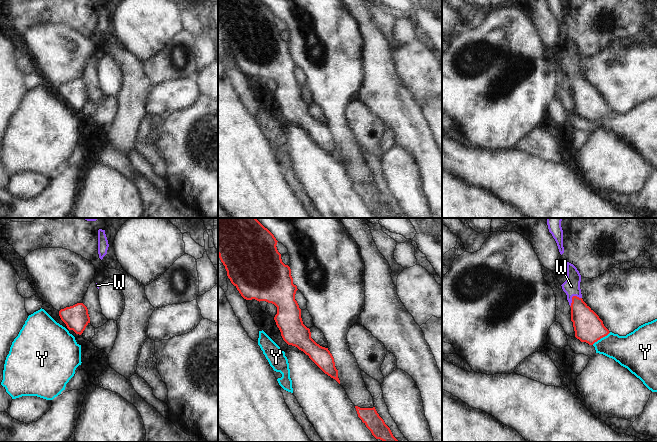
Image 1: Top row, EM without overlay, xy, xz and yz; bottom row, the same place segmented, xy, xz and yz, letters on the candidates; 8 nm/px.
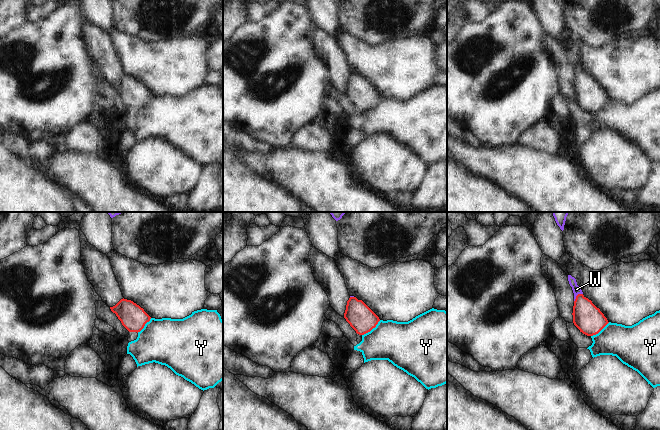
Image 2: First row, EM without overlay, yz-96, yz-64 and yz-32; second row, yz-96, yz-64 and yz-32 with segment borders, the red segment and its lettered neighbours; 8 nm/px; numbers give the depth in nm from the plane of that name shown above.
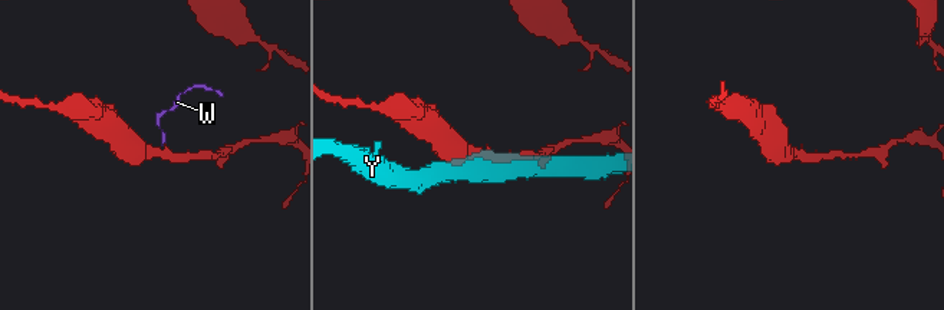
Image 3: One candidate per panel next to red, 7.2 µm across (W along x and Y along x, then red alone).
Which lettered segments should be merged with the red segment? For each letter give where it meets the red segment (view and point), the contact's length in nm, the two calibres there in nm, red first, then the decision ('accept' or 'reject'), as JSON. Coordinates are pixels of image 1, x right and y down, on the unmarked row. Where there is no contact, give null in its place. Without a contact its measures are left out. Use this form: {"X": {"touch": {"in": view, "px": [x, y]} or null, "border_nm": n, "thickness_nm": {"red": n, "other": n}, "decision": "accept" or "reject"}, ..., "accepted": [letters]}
{"W": {"touch": {"in": "yz", "px": [572, 73]}, "border_nm": 120, "thickness_nm": {"red": 220, "other": 140}, "decision": "accept"}, "Y": {"touch": {"in": "yz", "px": [601, 113]}, "border_nm": 180, "thickness_nm": {"red": 240, "other": 240}, "decision": "reject"}, "accepted": ["W"]}

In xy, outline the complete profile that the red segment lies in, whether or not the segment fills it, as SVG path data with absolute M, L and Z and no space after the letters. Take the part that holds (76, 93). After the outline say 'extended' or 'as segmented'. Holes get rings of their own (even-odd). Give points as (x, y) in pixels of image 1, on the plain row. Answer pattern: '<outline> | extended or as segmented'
M77 79L59 87L61 96L69 106L81 111L86 102L90 99L88 85L83 79Z | as segmented

